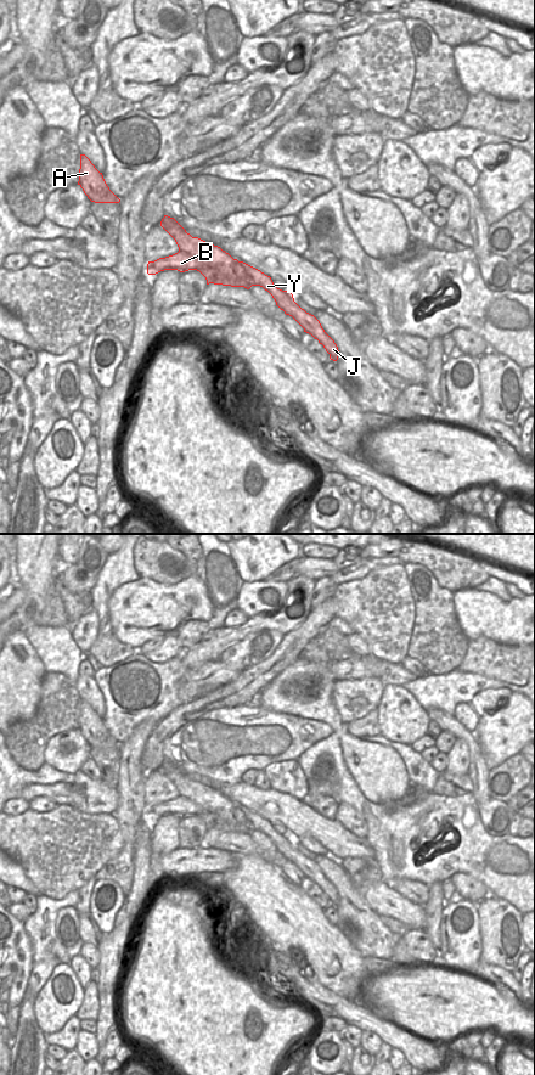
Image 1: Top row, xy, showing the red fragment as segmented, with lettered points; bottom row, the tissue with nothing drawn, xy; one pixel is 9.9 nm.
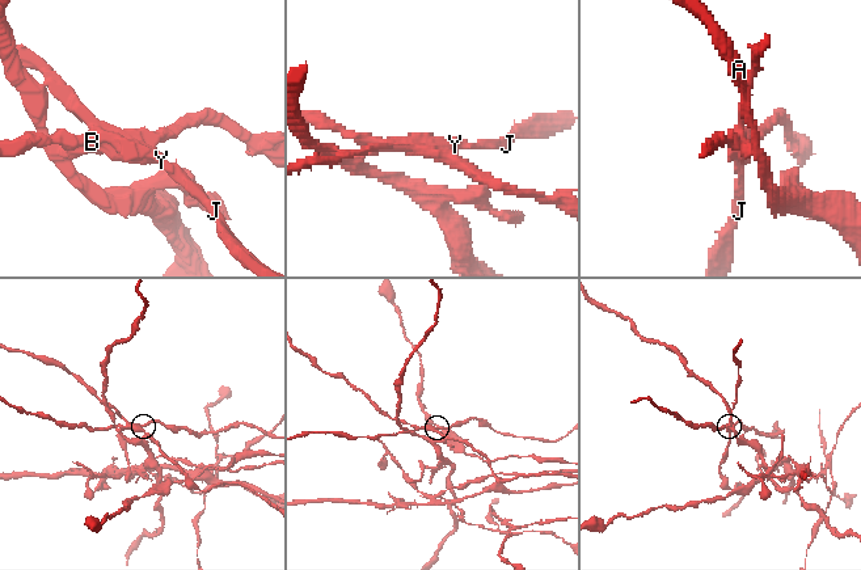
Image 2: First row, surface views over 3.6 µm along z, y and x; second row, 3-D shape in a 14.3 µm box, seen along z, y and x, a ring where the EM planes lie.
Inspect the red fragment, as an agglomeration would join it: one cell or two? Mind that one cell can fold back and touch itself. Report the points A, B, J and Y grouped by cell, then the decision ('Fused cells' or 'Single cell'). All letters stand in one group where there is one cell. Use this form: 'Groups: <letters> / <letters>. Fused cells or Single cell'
Groups: A B / J Y. Fused cells.

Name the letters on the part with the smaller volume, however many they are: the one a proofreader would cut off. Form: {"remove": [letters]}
{"remove": ["J", "Y"]}

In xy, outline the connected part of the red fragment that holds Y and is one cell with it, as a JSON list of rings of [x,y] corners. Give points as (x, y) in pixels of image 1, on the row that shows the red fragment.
[[[164,215],[160,226],[175,240],[179,252],[185,252],[205,261],[207,266],[213,266],[226,274],[230,281],[224,283],[224,286],[244,288],[260,286],[268,291],[275,299],[276,305],[283,310],[286,315],[292,316],[304,328],[304,332],[311,334],[323,345],[331,360],[338,360],[339,350],[334,340],[325,332],[320,321],[314,315],[306,313],[294,302],[293,294],[289,291],[277,288],[271,277],[260,270],[243,261],[235,261],[233,258],[220,247],[198,237],[192,237],[174,218]]]

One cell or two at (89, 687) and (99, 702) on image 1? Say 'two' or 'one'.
one

